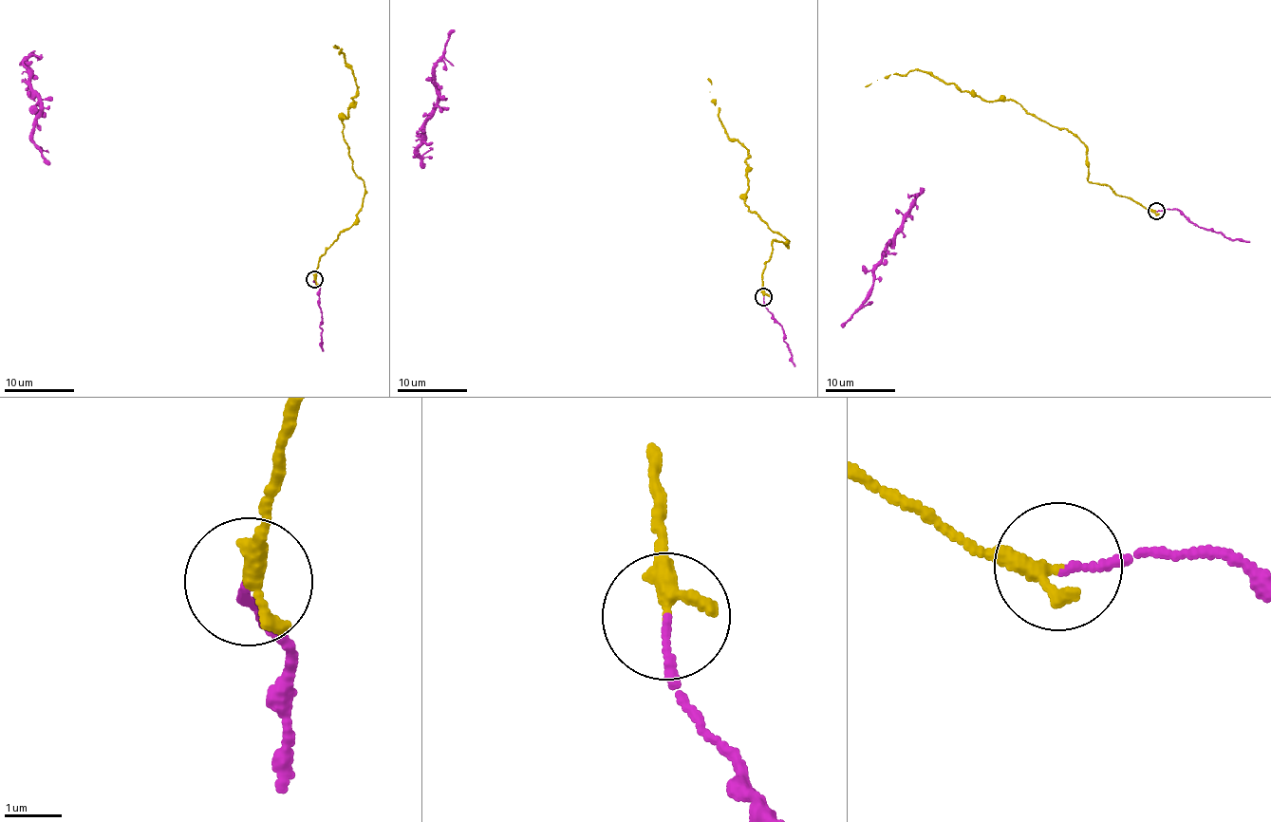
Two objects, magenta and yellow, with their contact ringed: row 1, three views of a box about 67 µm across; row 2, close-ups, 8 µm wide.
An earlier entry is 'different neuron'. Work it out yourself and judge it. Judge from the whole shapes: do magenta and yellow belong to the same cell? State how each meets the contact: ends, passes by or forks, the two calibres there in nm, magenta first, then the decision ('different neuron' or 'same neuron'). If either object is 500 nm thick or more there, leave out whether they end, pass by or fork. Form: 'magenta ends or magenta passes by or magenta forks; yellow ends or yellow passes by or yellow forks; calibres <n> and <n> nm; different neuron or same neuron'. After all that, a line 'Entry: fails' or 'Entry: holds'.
magenta ends; yellow passes by; calibres 120 and 240 nm; same neuron
Entry: fails

